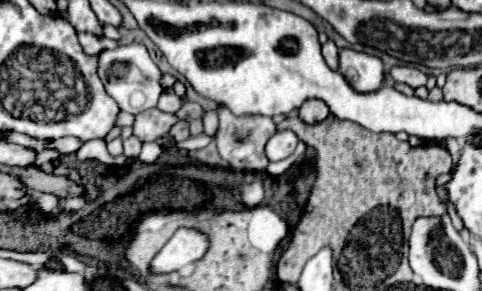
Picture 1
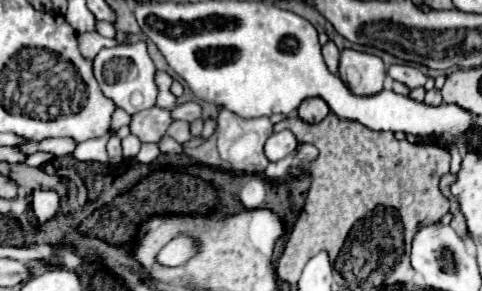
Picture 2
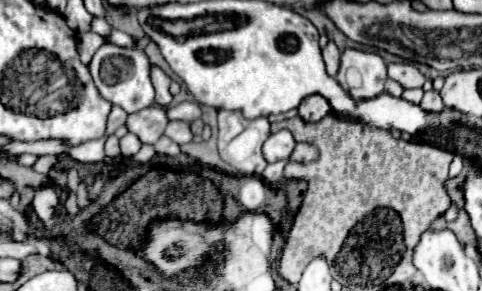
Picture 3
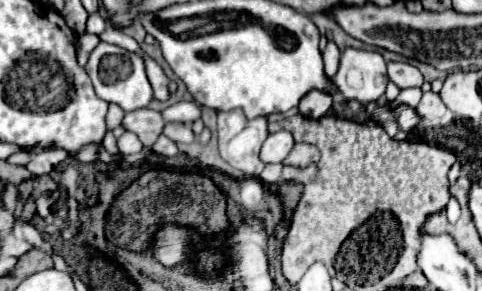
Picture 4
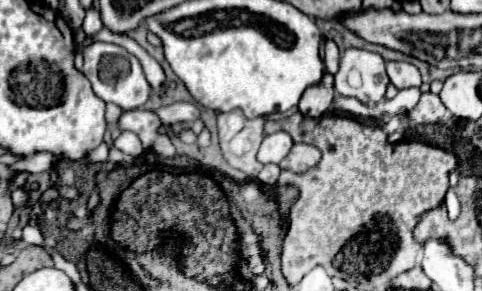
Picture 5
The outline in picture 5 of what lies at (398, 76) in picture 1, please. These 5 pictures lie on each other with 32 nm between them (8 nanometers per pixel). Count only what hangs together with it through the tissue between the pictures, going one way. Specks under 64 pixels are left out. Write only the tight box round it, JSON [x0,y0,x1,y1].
[386,62,422,90]

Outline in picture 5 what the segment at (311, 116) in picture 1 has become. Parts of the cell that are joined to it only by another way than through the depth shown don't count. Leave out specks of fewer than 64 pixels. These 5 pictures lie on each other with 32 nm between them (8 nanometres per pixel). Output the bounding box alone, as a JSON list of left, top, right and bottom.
[298,72,334,118]

